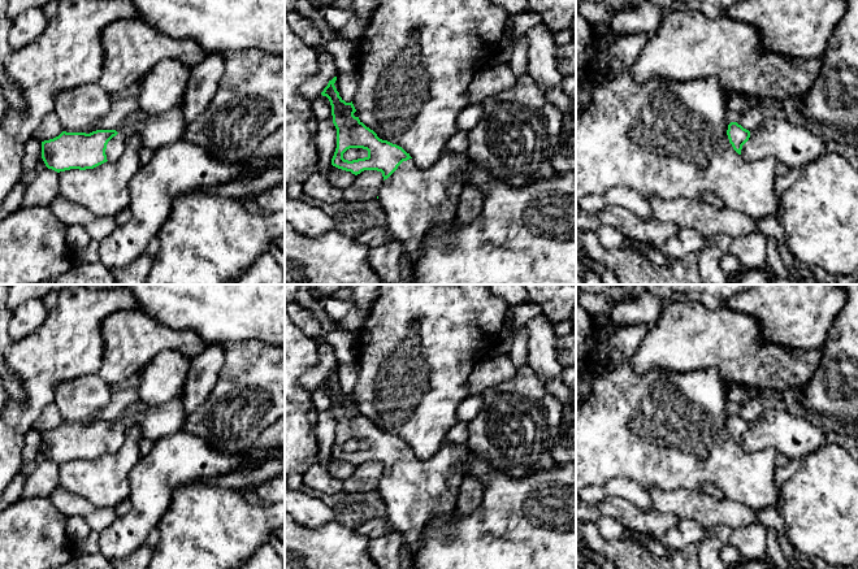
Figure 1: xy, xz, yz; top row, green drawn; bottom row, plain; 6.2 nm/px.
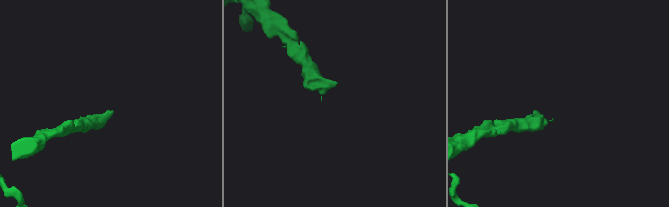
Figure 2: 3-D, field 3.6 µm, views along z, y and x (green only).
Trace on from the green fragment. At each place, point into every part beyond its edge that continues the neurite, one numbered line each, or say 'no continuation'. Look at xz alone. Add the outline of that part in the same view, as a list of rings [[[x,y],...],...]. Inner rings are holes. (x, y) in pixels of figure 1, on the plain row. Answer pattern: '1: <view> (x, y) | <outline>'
1: xz (415, 491) | [[[446,444],[430,459],[420,460],[413,449],[403,452],[381,474],[378,492],[386,507],[386,518],[410,543],[404,548],[407,561],[421,547],[421,535],[437,517],[448,517],[456,512],[459,487],[465,477],[462,462],[467,459],[467,446]]]

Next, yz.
1: yz (794, 437) | [[[766,408],[755,421],[750,421],[741,447],[746,452],[772,448],[788,459],[803,459],[826,443],[826,433],[811,421],[786,411]]]

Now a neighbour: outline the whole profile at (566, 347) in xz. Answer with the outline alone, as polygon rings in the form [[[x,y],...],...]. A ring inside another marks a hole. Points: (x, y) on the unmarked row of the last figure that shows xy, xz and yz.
[[[576,333],[559,338],[556,343],[556,356],[562,366],[576,365]]]

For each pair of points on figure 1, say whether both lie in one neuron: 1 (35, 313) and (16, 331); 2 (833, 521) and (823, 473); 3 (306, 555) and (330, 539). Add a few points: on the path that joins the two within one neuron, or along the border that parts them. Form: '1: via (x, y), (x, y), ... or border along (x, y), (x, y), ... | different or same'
1: via (30, 317), (21, 326) | same
2: via (833, 509), (830, 485) | same
3: via (312, 555), (324, 546) | same

